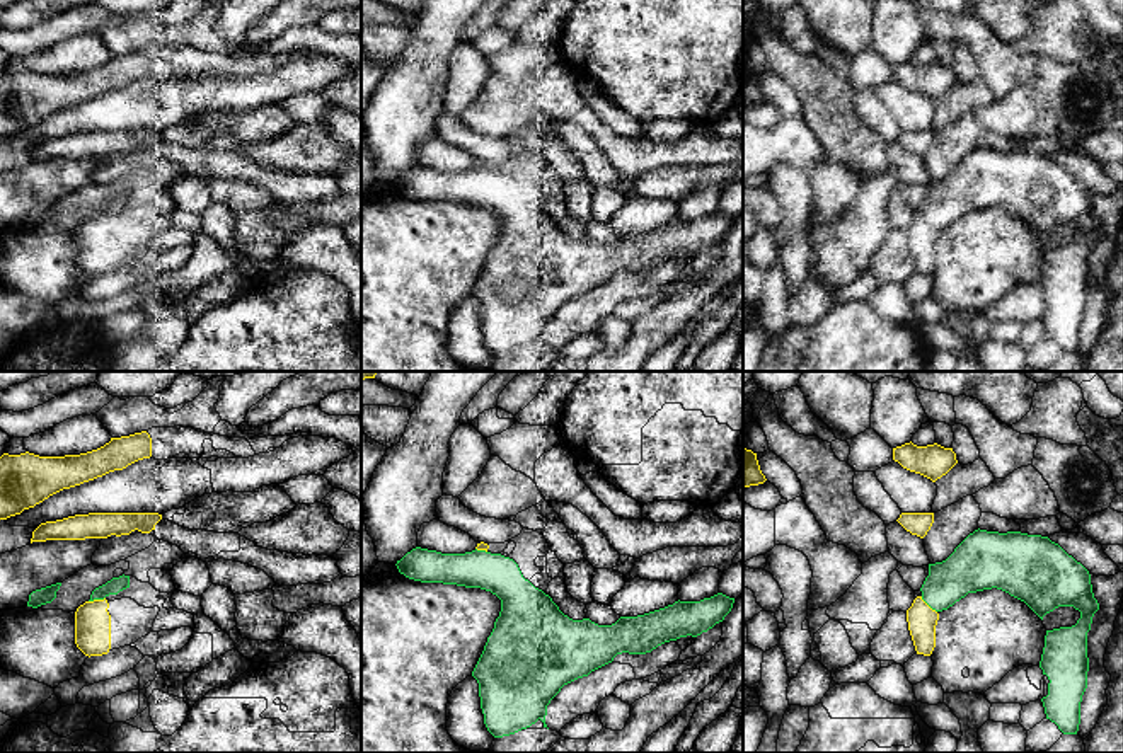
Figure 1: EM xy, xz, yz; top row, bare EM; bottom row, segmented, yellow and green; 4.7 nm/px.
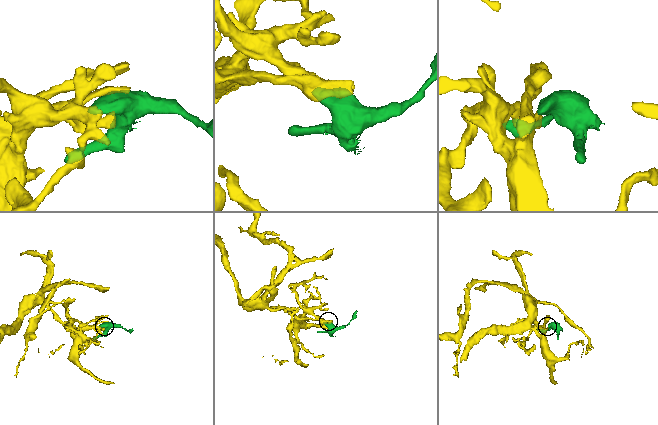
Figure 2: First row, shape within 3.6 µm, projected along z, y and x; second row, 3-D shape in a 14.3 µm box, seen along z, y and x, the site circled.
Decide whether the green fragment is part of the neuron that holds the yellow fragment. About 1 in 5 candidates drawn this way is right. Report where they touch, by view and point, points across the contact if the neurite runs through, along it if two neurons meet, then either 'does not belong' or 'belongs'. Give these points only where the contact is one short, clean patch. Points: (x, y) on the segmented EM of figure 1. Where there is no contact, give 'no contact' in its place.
meets yellow in yz at (927, 605); does not belong

